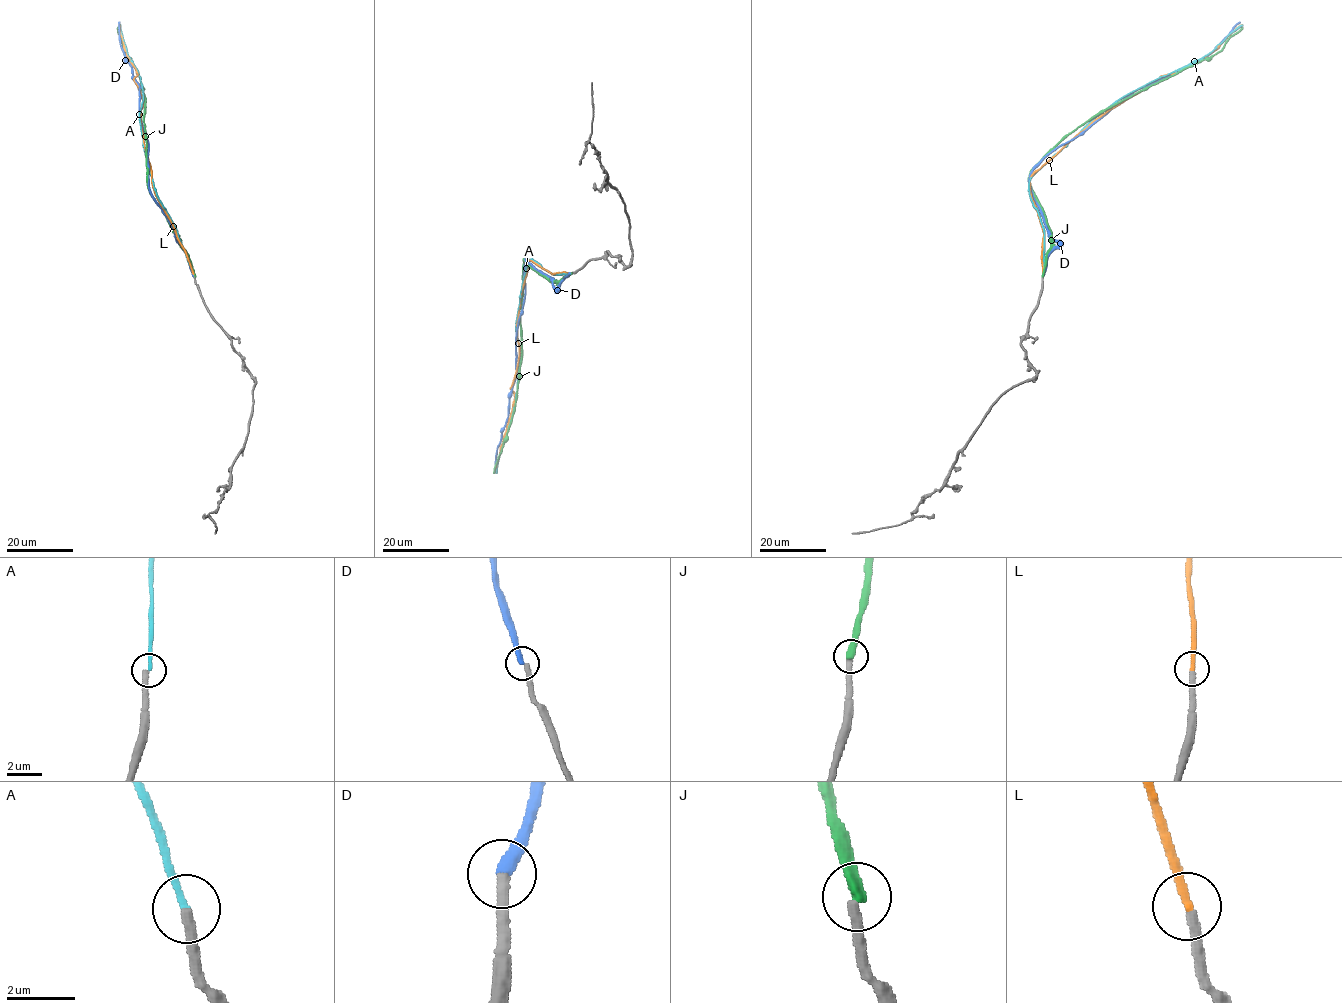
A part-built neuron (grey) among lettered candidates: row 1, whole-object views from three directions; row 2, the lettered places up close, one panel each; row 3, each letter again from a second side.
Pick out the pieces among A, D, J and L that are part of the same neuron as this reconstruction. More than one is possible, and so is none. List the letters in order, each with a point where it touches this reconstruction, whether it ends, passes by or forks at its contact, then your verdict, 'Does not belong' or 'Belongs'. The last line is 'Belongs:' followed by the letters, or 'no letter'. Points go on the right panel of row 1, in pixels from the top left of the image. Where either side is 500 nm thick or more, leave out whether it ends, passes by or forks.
A: Touches grey at (1043, 276). It ends there. Does not belong
D: Touches grey at (1042, 276). It ends there. Does not belong
J: Touches grey at (1042, 276). It ends there. Does not belong
L: Touches grey at (1042, 276). It ends there. Belongs
Belongs: L

